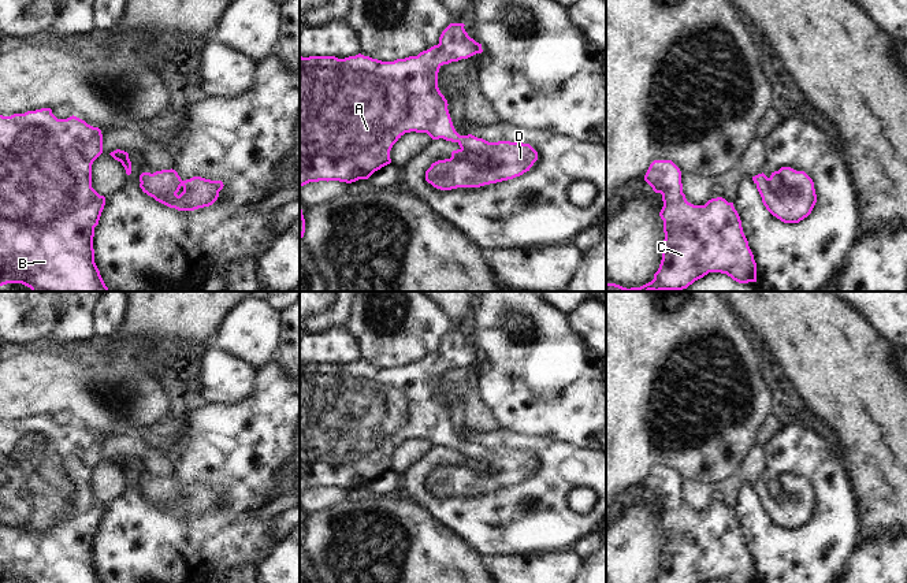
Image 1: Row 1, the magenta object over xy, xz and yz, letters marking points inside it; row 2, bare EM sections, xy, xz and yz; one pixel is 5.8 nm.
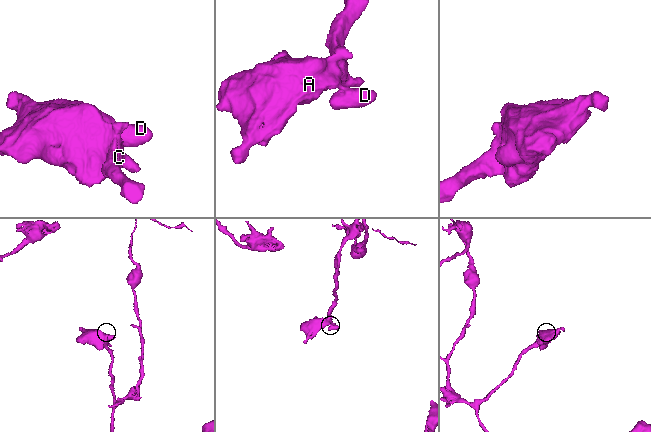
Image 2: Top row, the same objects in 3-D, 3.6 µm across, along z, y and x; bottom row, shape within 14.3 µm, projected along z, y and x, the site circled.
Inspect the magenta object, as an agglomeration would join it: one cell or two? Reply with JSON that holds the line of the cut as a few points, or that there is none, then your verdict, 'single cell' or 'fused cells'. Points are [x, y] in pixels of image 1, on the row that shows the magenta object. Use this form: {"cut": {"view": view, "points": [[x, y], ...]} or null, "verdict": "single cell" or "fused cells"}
{"cut": null, "verdict": "single cell"}

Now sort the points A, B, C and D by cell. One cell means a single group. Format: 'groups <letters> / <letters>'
groups A B C D

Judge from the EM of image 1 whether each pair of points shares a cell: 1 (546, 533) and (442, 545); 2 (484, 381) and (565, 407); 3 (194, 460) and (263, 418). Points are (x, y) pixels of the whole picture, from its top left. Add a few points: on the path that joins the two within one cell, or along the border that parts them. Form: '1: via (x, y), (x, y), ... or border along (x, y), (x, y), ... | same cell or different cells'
1: border along (441, 522), (454, 530), (479, 554) | different cells
2: via (505, 386), (545, 387) | same cell
3: via (212, 450), (222, 446), (235, 446), (246, 435) | same cell

